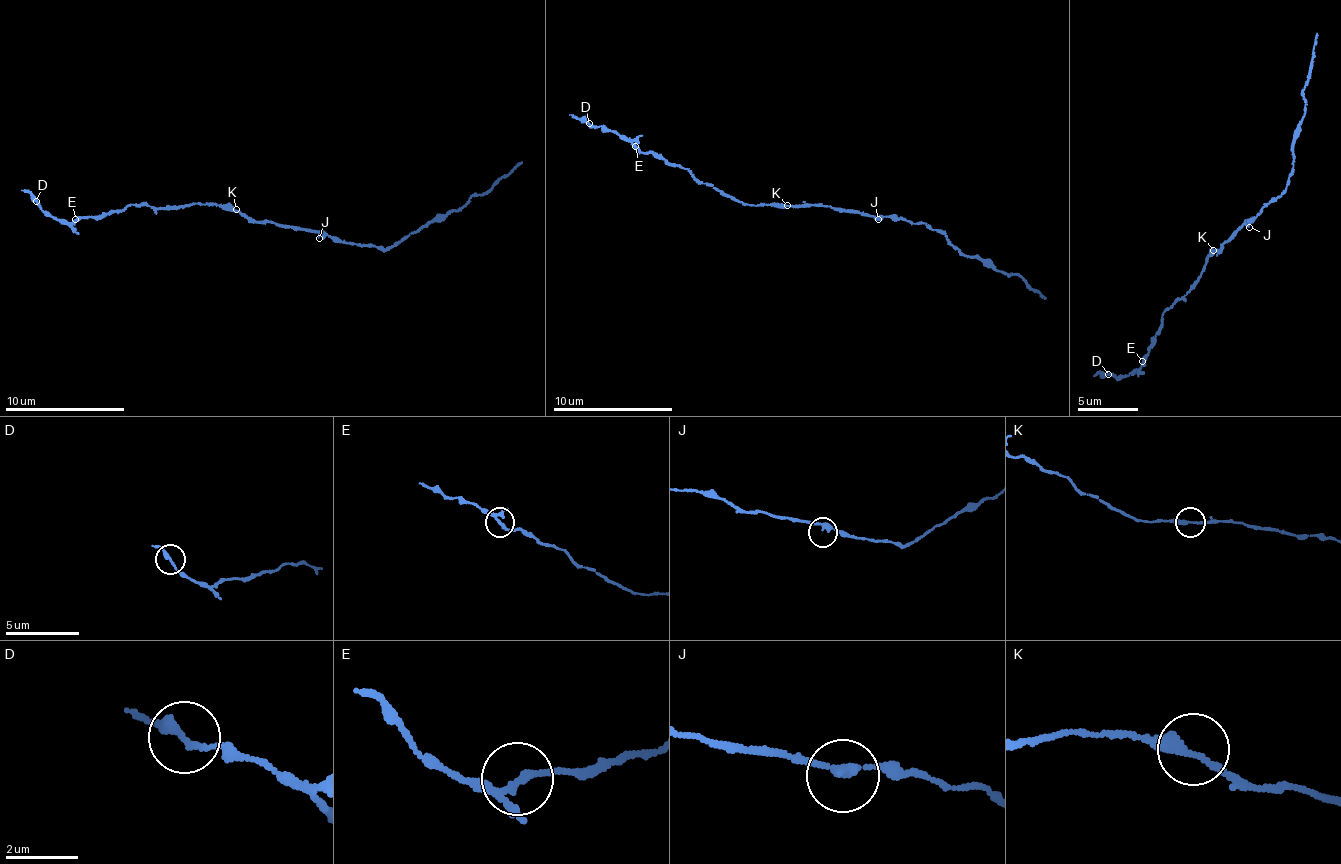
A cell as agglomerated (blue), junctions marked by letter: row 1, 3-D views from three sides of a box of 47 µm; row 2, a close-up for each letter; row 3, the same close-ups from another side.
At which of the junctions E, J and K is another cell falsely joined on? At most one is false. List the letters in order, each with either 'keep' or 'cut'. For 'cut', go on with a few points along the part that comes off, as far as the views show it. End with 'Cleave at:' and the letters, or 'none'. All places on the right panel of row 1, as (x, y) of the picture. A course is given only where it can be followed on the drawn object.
E: cut; course (1143, 360), (1138, 367), (1121, 378), (1094, 375)
J: keep
K: keep
Cleave at: E

